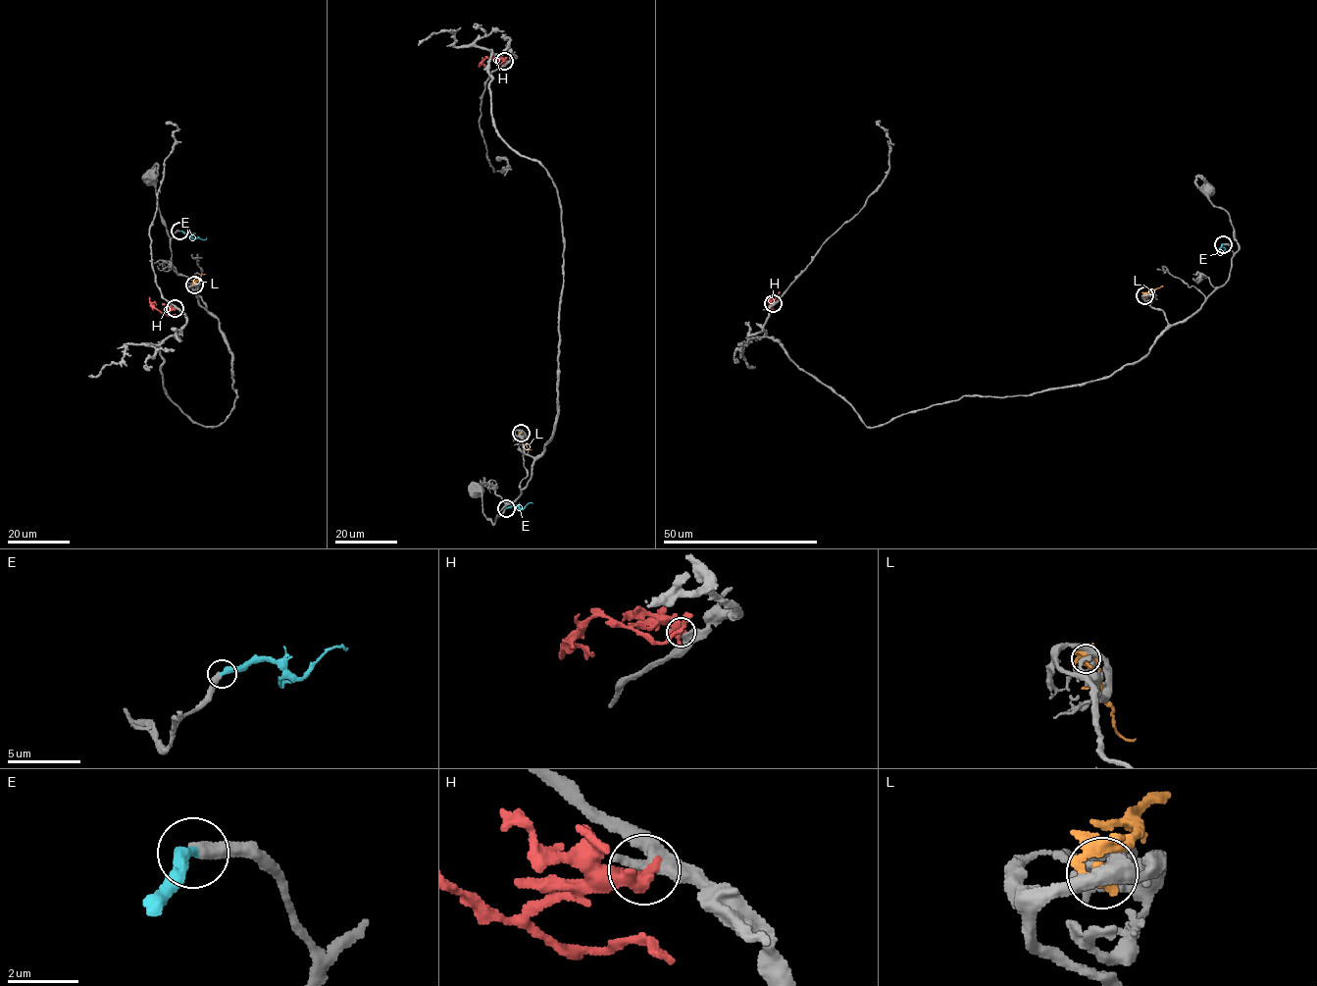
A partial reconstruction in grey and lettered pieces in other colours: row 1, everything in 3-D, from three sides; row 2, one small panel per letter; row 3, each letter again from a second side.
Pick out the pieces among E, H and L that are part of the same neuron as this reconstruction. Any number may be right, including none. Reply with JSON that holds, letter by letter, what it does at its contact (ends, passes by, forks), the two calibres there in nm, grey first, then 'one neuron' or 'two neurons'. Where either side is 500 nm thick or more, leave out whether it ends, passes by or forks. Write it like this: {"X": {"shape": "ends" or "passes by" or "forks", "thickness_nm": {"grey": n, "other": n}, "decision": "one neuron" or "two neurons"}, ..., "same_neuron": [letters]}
{"E": {"shape": "ends", "thickness_nm": {"grey": 440, "other": 320}, "decision": "one neuron"}, "H": {"shape": "ends", "thickness_nm": {"grey": 420, "other": 480}, "decision": "two neurons"}, "L": {"shape": "ends", "thickness_nm": {"grey": 400, "other": 360}, "decision": "two neurons"}, "same_neuron": ["E"]}

